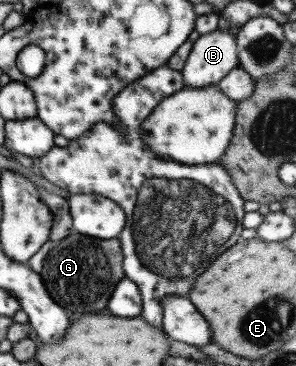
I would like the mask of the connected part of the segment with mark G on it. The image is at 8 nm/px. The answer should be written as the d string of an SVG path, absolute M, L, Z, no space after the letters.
M75 232L73 235L67 235L56 242L57 245L53 249L49 249L47 257L43 259L41 271L38 273L47 295L50 295L59 307L63 307L69 313L79 313L81 315L81 313L97 313L97 311L105 309L105 303L107 303L113 287L124 278L121 270L122 255L119 240L117 238L89 239L88 236Z

